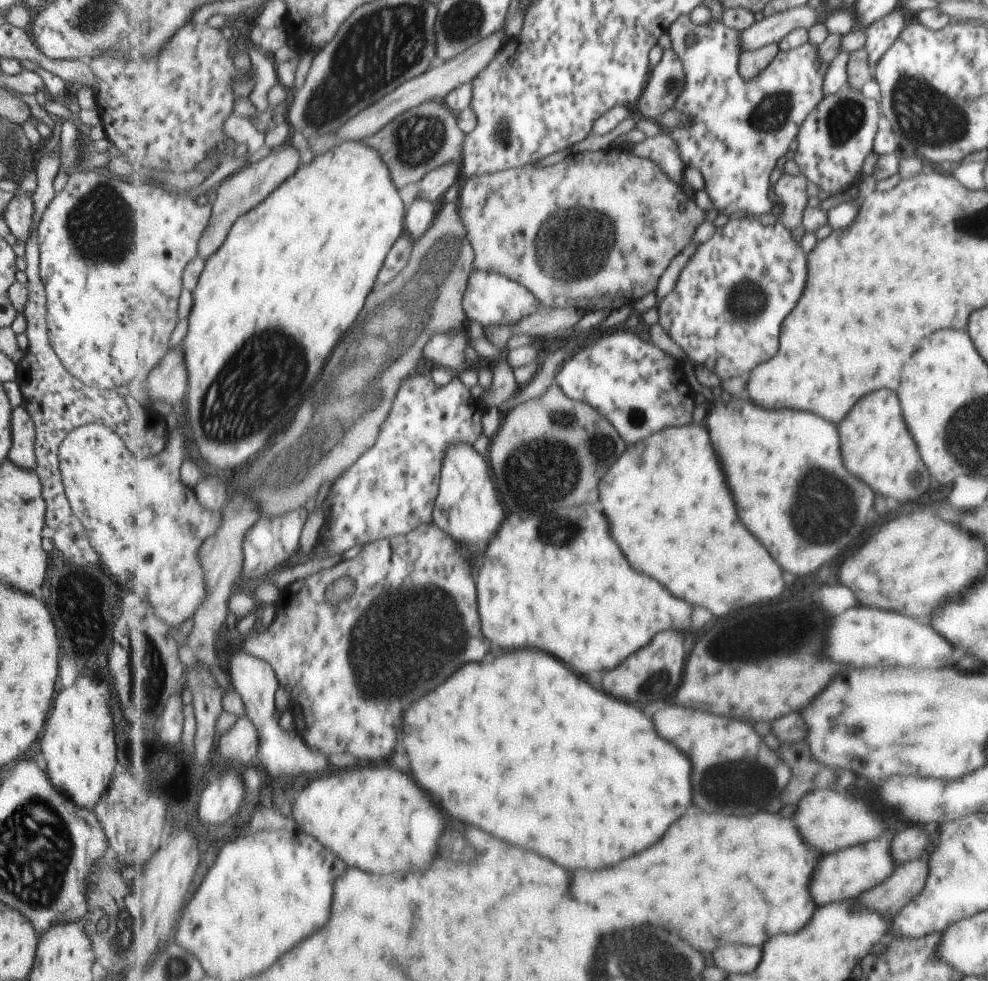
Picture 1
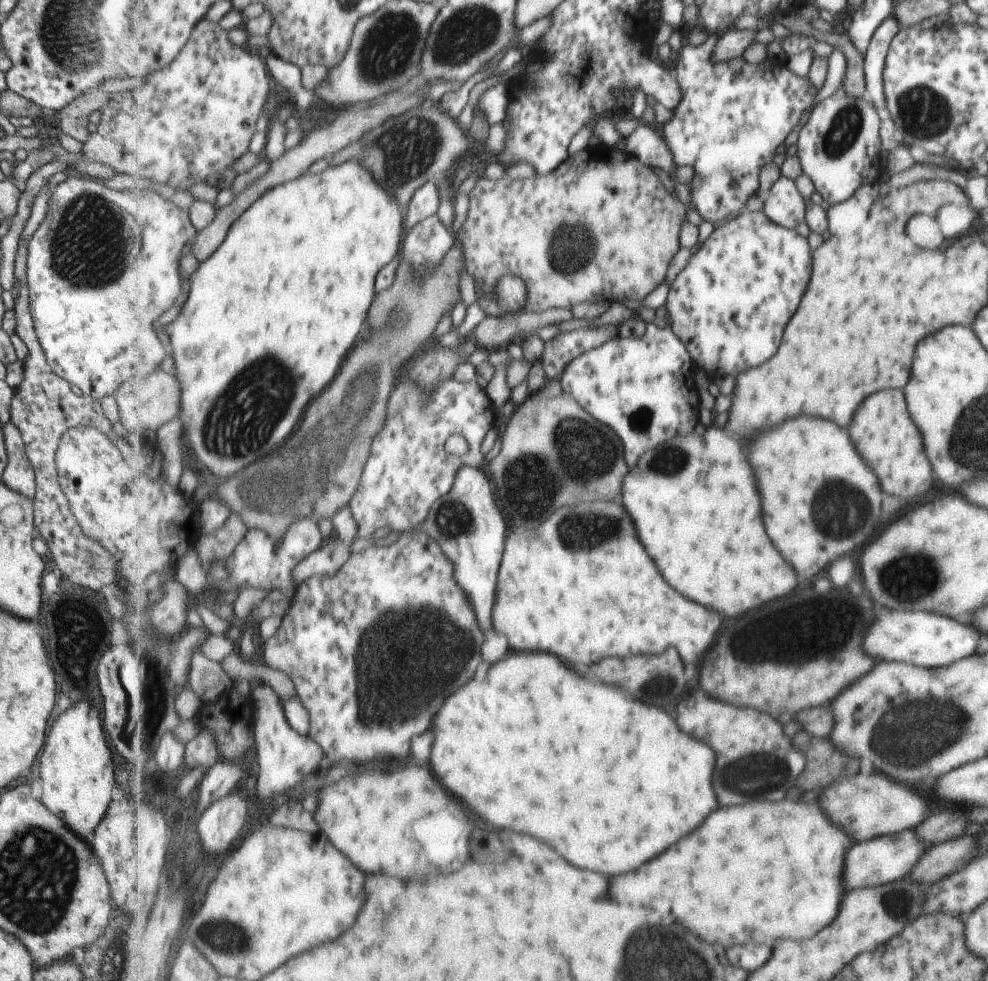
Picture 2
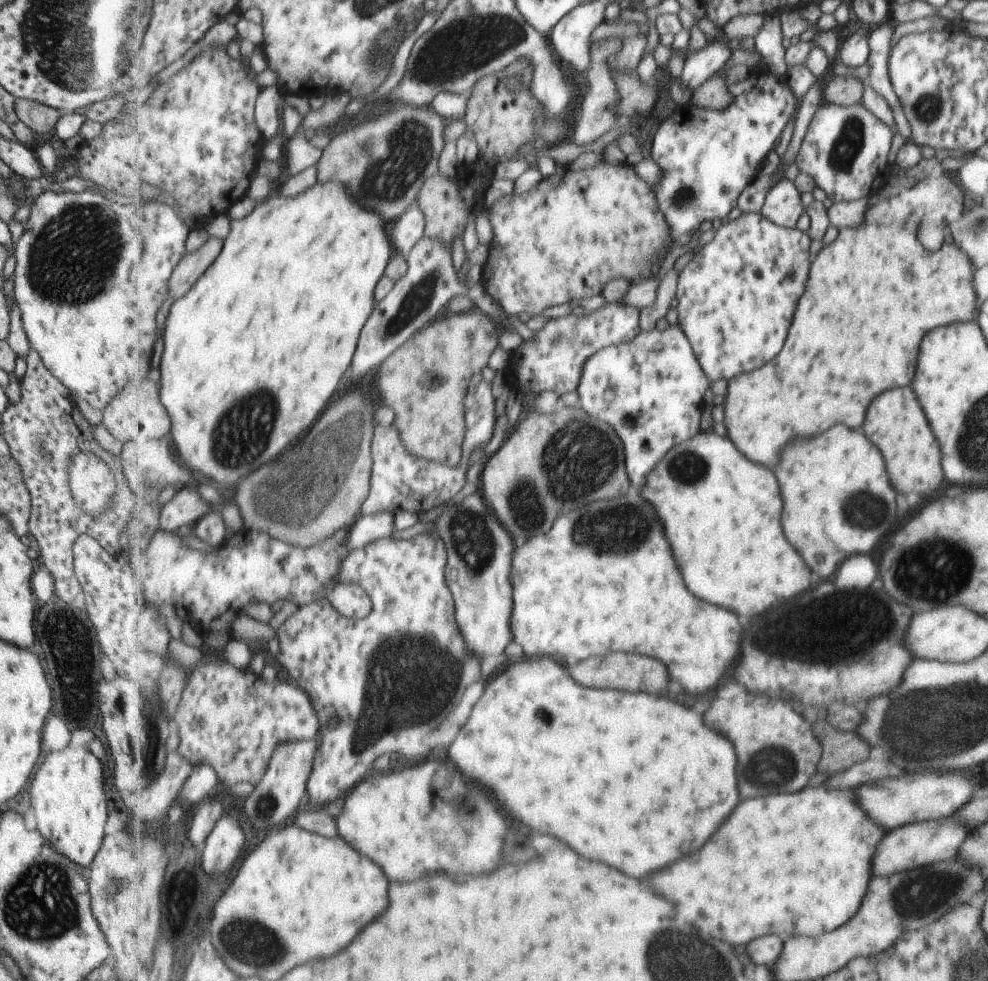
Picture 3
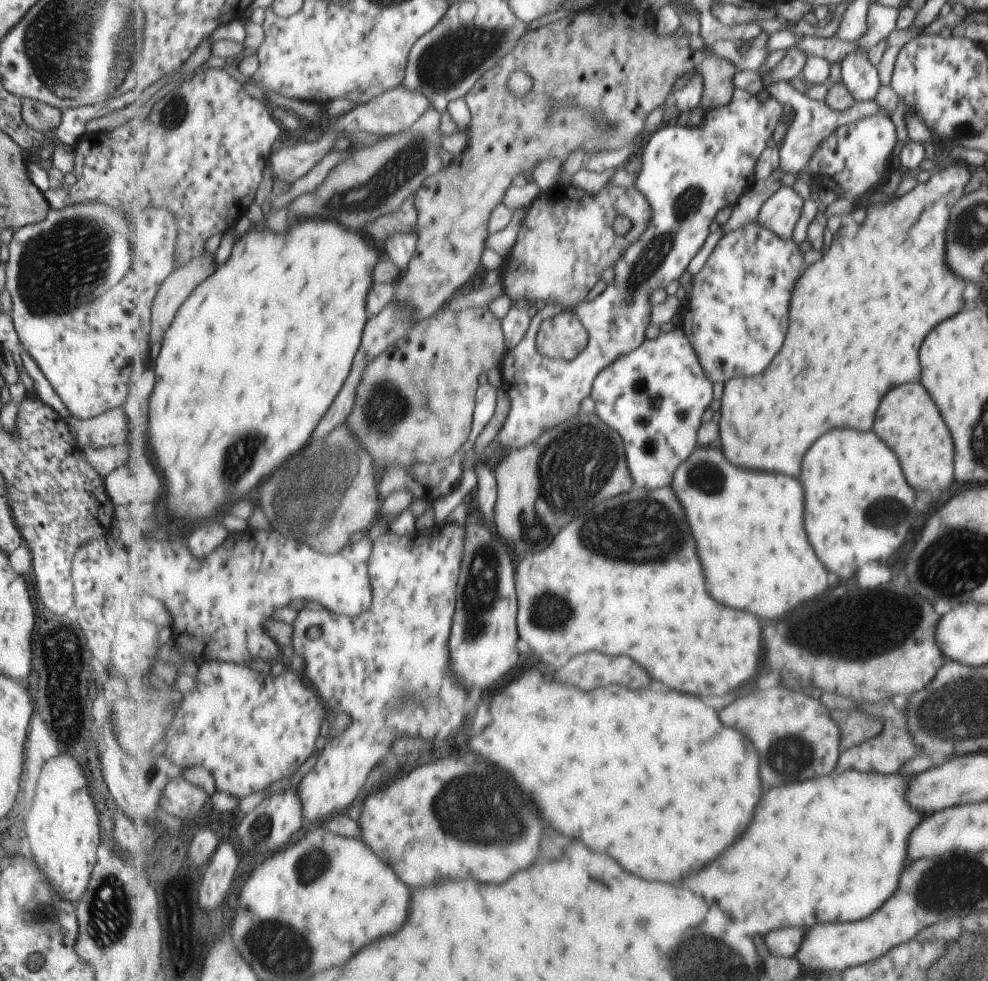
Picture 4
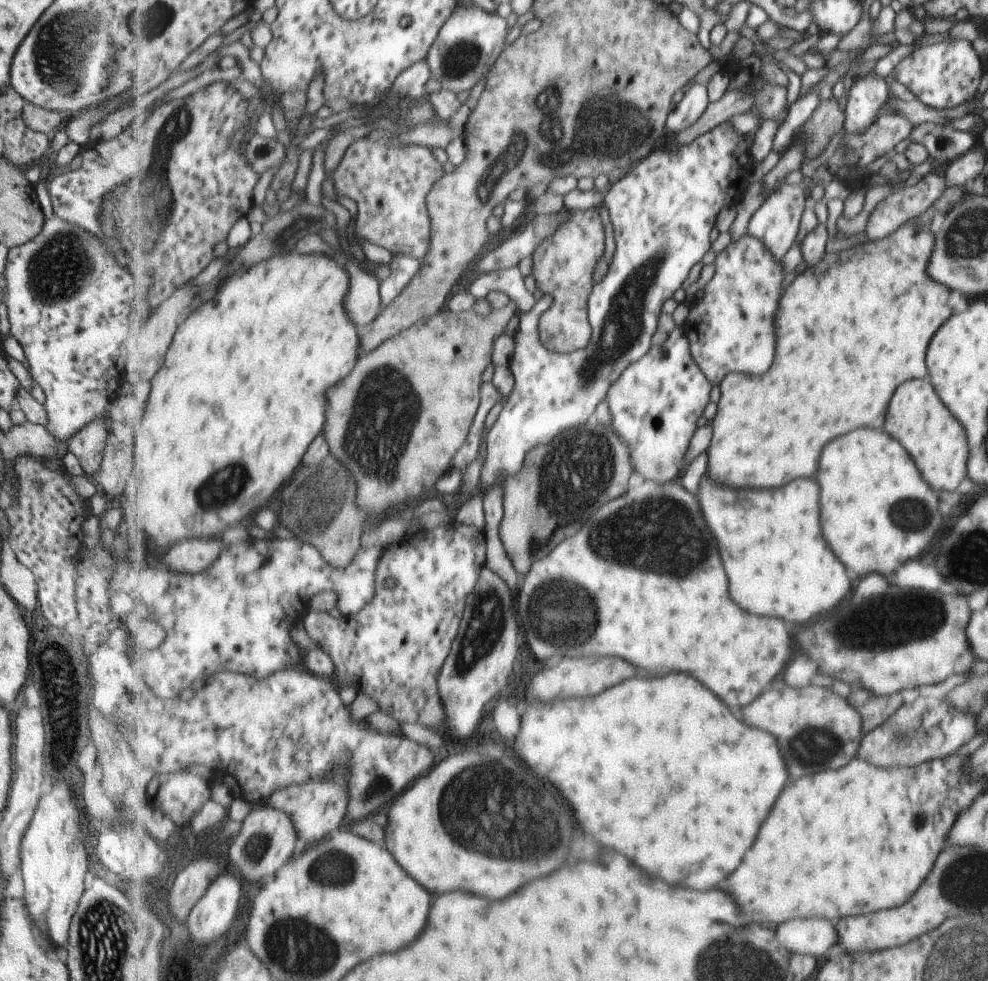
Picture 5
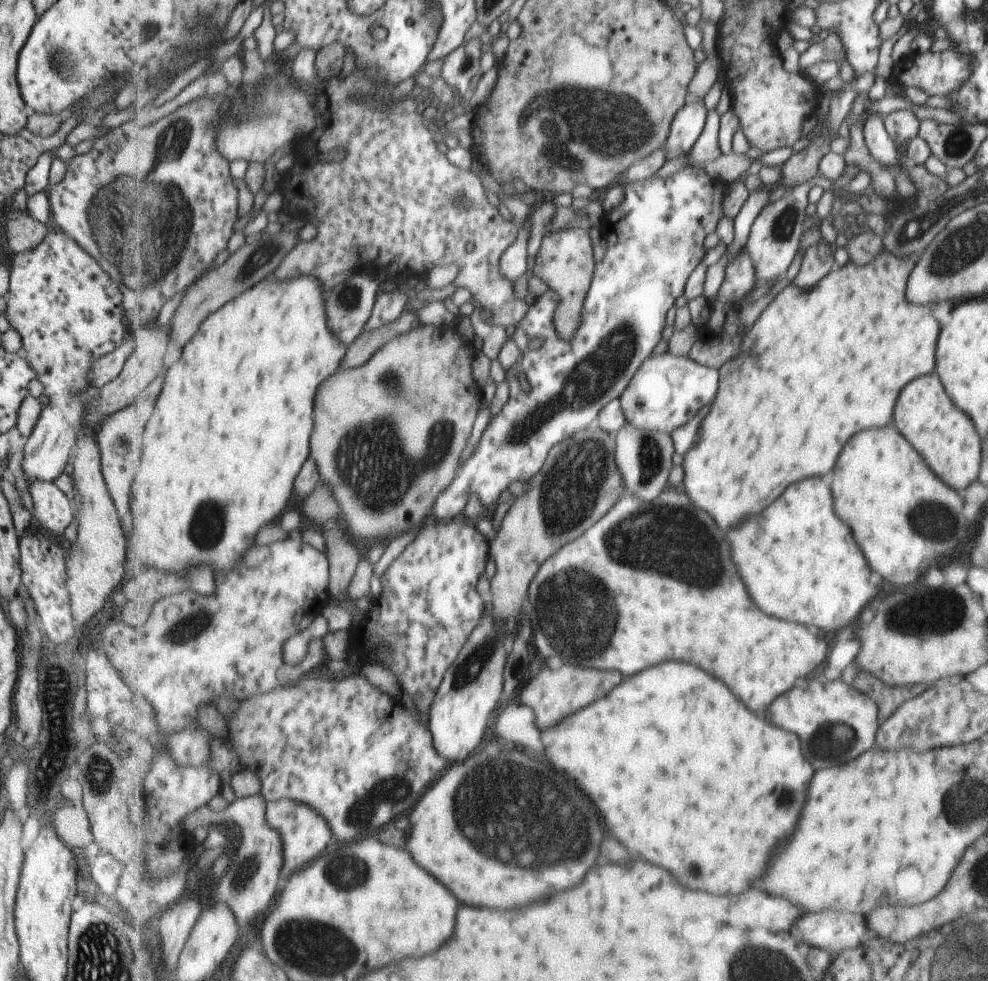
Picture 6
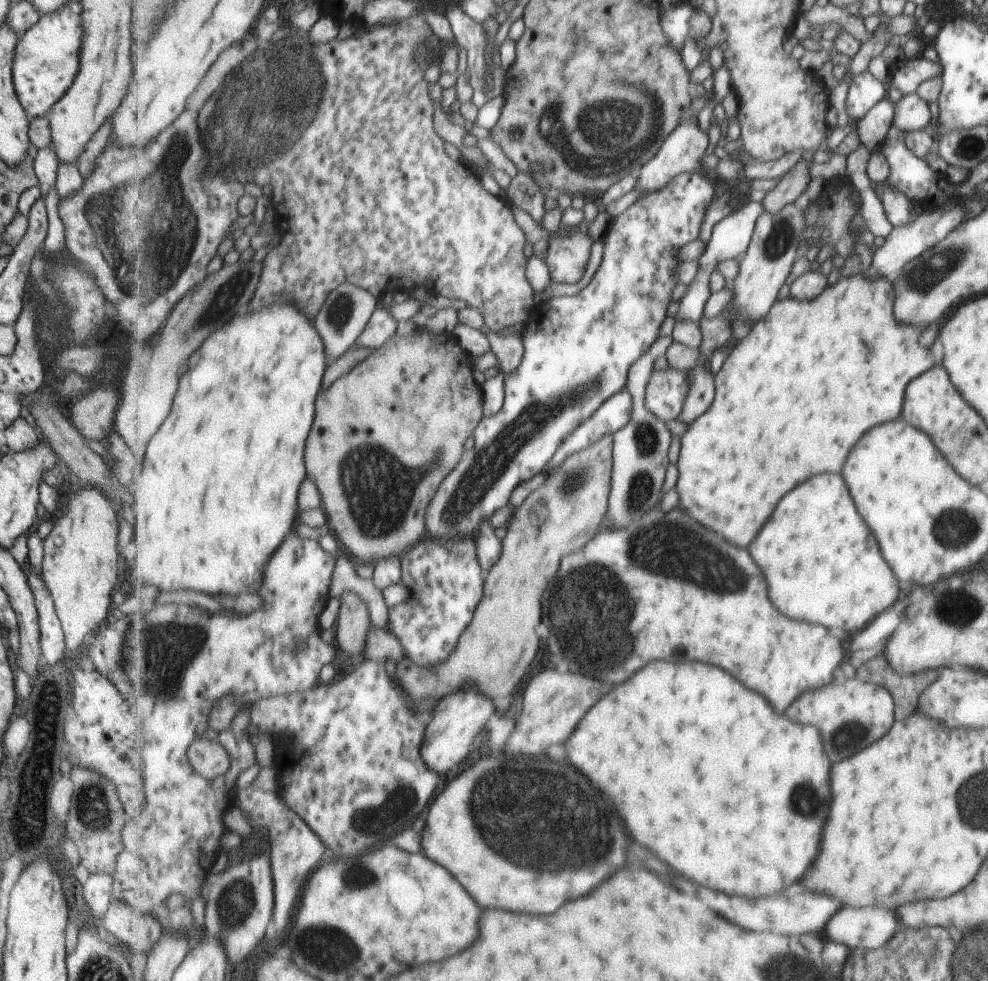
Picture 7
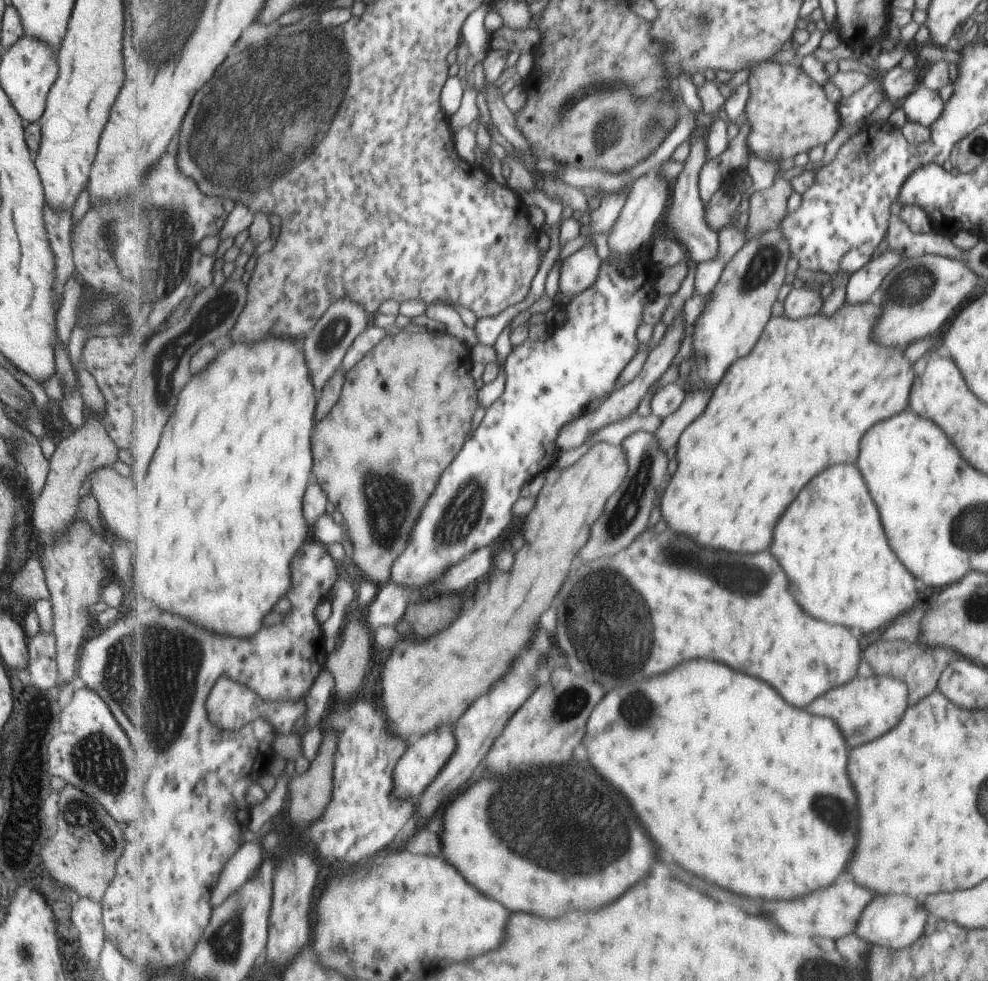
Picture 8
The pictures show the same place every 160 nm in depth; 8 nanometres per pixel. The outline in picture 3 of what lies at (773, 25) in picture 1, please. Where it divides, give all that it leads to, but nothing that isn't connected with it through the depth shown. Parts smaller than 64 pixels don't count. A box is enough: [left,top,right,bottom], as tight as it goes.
[681,37,732,92]

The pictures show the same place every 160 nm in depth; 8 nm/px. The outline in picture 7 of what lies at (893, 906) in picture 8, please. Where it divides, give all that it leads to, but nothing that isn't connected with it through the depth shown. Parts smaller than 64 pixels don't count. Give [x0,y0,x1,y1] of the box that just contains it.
[822,906,901,949]

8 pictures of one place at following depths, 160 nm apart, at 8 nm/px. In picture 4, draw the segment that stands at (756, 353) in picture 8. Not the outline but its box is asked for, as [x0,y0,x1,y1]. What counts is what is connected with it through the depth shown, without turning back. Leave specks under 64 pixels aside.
[720,162,969,477]

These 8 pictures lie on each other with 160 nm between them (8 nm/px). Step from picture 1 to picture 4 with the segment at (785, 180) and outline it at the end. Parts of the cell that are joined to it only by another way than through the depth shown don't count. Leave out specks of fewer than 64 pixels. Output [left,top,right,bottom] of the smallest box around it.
[758,186,801,239]

